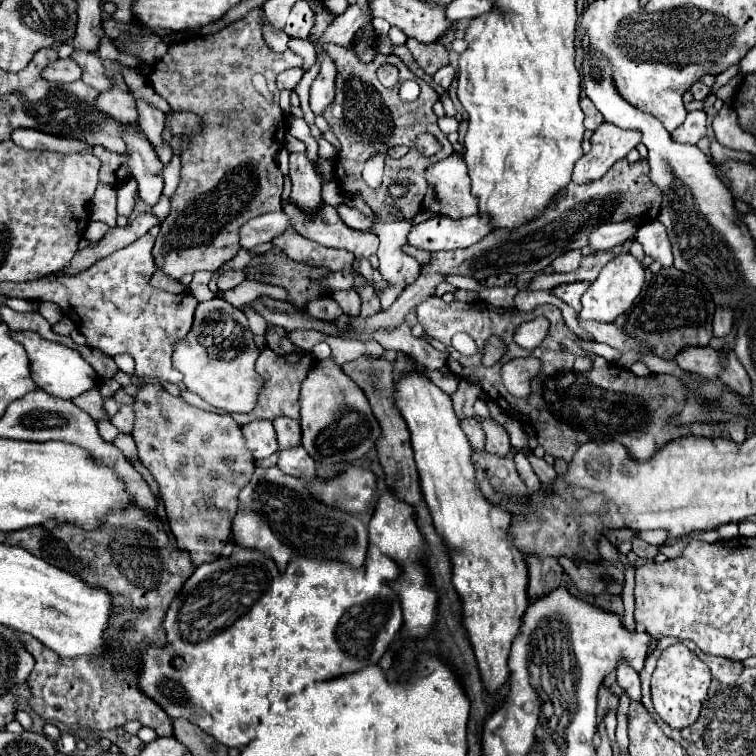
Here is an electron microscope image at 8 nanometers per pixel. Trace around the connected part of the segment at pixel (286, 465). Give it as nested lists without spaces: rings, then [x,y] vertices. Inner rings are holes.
[[[293,446],[293,448],[287,448],[287,450],[279,450],[277,466],[279,466],[279,470],[283,470],[283,474],[291,474],[295,478],[315,476],[315,462],[307,454],[307,450],[303,450],[303,446]]]

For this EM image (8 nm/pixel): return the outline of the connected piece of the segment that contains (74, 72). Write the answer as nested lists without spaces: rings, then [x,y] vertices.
[[[57,58],[55,62],[49,62],[43,68],[43,78],[47,82],[59,82],[59,84],[69,84],[81,78],[79,64],[73,58]]]

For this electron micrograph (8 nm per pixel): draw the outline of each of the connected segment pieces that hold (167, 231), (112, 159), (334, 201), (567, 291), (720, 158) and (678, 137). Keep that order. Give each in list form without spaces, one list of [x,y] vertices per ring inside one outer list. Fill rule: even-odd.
[[[253,8],[245,18],[231,22],[229,26],[225,26],[223,30],[219,30],[219,32],[215,32],[215,34],[193,36],[193,38],[187,38],[187,40],[169,44],[167,54],[153,66],[153,72],[149,74],[149,82],[151,82],[153,90],[169,102],[171,110],[175,110],[175,112],[183,112],[183,110],[185,110],[185,112],[193,112],[193,114],[197,114],[197,116],[201,118],[201,130],[187,134],[187,136],[189,136],[189,150],[185,150],[185,152],[181,154],[181,182],[179,182],[179,186],[177,186],[177,190],[175,190],[175,194],[173,194],[173,198],[171,198],[171,212],[169,212],[169,216],[161,222],[161,238],[157,238],[155,248],[153,248],[153,258],[155,258],[155,262],[157,262],[159,268],[161,268],[165,274],[169,274],[171,278],[179,280],[181,276],[193,274],[193,272],[197,272],[197,270],[211,270],[211,272],[219,270],[225,262],[229,262],[229,260],[241,250],[241,246],[239,246],[239,226],[243,226],[243,222],[247,222],[247,220],[251,220],[251,218],[255,218],[255,216],[259,216],[259,214],[265,214],[265,212],[281,210],[283,174],[281,174],[279,164],[277,164],[277,154],[279,154],[279,150],[281,150],[285,144],[287,128],[286,117],[283,116],[283,112],[281,112],[281,108],[279,108],[279,88],[277,88],[277,84],[275,84],[275,78],[277,78],[283,70],[295,68],[295,66],[301,66],[301,64],[303,64],[303,60],[301,60],[297,54],[293,54],[291,50],[279,54],[279,52],[273,52],[273,50],[267,46],[267,42],[265,42],[265,38],[263,38],[263,8]]]
[[[95,146],[91,152],[101,160],[101,172],[99,172],[101,182],[105,182],[109,186],[119,186],[121,182],[125,182],[129,178],[129,172],[119,174],[119,166],[121,164],[125,166],[125,162],[127,162],[123,154],[115,154],[111,150],[103,150],[103,146]]]
[[[335,180],[323,184],[323,194],[321,196],[323,196],[325,204],[331,204],[331,206],[343,204],[343,194],[341,194],[341,190],[339,190],[339,186],[337,186]]]
[[[575,282],[575,284],[561,284],[553,290],[553,294],[557,298],[561,298],[565,304],[569,304],[575,312],[579,312],[579,306],[581,306],[581,296],[583,292],[587,290],[591,282]]]
[[[711,140],[711,156],[717,160],[717,162],[725,162],[729,158],[735,158],[735,160],[743,160],[743,162],[751,162],[753,164],[753,156],[751,154],[741,154],[739,150],[731,150],[723,144],[719,144],[717,140]]]
[[[703,110],[689,112],[685,122],[671,136],[675,138],[675,142],[697,144],[705,136],[705,120],[707,120],[707,114]]]

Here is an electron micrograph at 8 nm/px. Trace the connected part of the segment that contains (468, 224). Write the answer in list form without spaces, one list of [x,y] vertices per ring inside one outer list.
[[[483,214],[459,220],[435,216],[411,228],[409,244],[427,252],[457,250],[479,242],[491,230],[493,230],[491,218]]]

